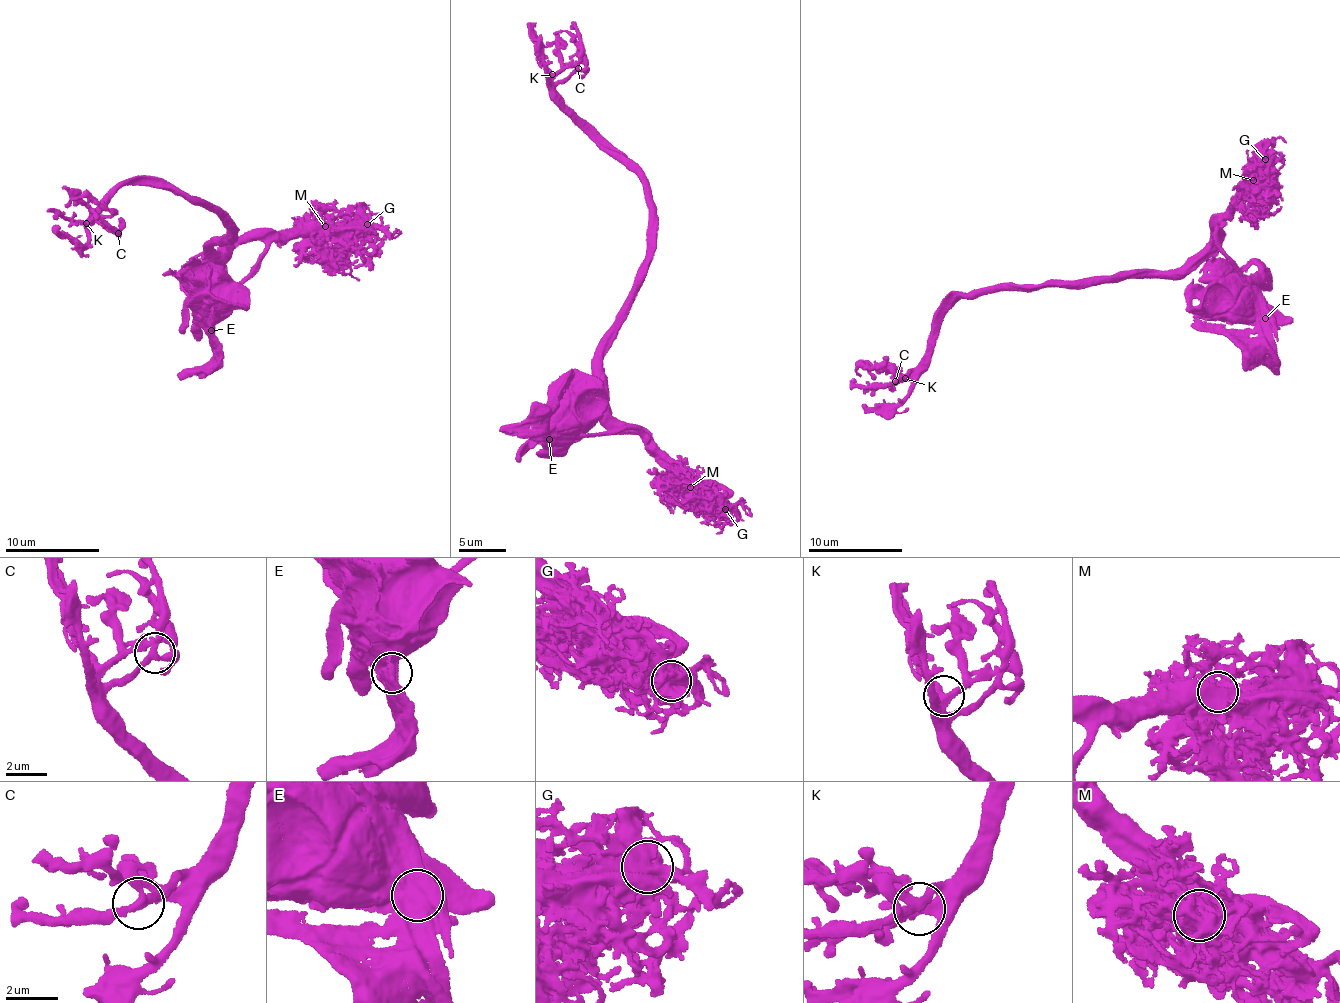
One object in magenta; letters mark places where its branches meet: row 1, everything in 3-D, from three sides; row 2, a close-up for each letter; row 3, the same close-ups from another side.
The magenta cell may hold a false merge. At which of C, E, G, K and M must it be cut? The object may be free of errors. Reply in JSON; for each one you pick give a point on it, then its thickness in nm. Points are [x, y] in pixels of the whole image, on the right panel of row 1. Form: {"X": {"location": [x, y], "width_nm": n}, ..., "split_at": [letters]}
{"split_at": []}

